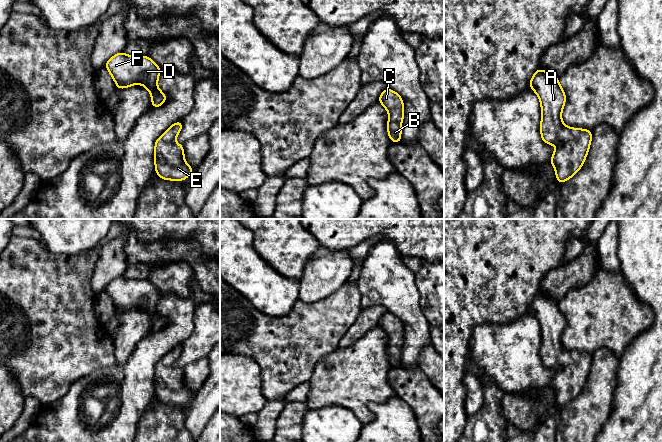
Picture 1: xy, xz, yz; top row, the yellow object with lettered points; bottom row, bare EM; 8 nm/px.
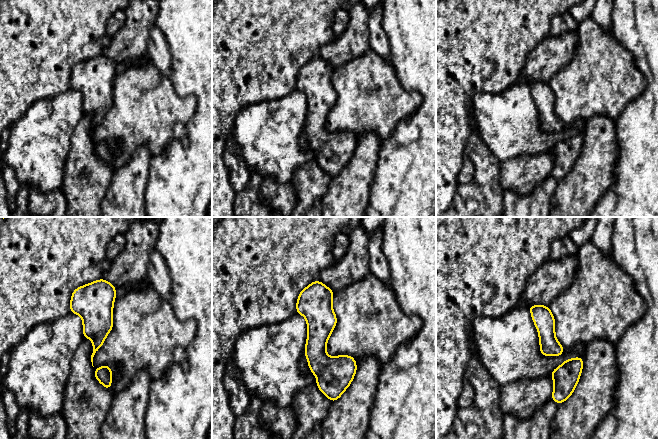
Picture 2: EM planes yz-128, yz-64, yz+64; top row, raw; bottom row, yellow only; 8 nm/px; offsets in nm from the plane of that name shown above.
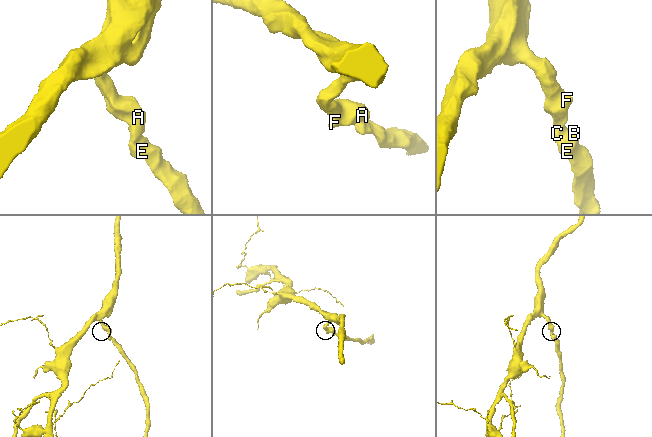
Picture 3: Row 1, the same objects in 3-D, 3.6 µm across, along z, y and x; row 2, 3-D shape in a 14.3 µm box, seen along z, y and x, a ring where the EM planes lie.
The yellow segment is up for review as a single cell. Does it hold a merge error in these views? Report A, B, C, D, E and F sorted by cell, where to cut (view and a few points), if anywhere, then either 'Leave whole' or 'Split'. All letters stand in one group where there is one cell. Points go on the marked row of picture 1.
Groups: A B C D E F. No split. Leave whole

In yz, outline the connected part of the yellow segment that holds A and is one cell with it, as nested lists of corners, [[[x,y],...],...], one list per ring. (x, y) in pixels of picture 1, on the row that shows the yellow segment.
[[[537,69],[529,87],[539,96],[541,103],[542,140],[545,144],[557,145],[550,163],[555,168],[556,181],[561,184],[582,167],[591,144],[592,131],[563,124],[561,113],[567,98],[555,75]]]

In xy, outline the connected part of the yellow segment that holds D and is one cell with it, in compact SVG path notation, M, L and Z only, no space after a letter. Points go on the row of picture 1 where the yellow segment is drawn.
M123 51L115 54L105 64L117 85L117 91L142 84L151 94L152 108L160 107L167 95L157 87L160 67L148 56L129 56Z

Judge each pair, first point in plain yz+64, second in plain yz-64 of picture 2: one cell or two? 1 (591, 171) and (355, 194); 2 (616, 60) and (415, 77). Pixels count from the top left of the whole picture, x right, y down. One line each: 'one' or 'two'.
1: one
2: two

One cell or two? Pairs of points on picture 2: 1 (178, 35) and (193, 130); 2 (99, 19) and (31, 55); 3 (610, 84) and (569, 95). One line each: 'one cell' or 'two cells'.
1: one cell
2: one cell
3: one cell

